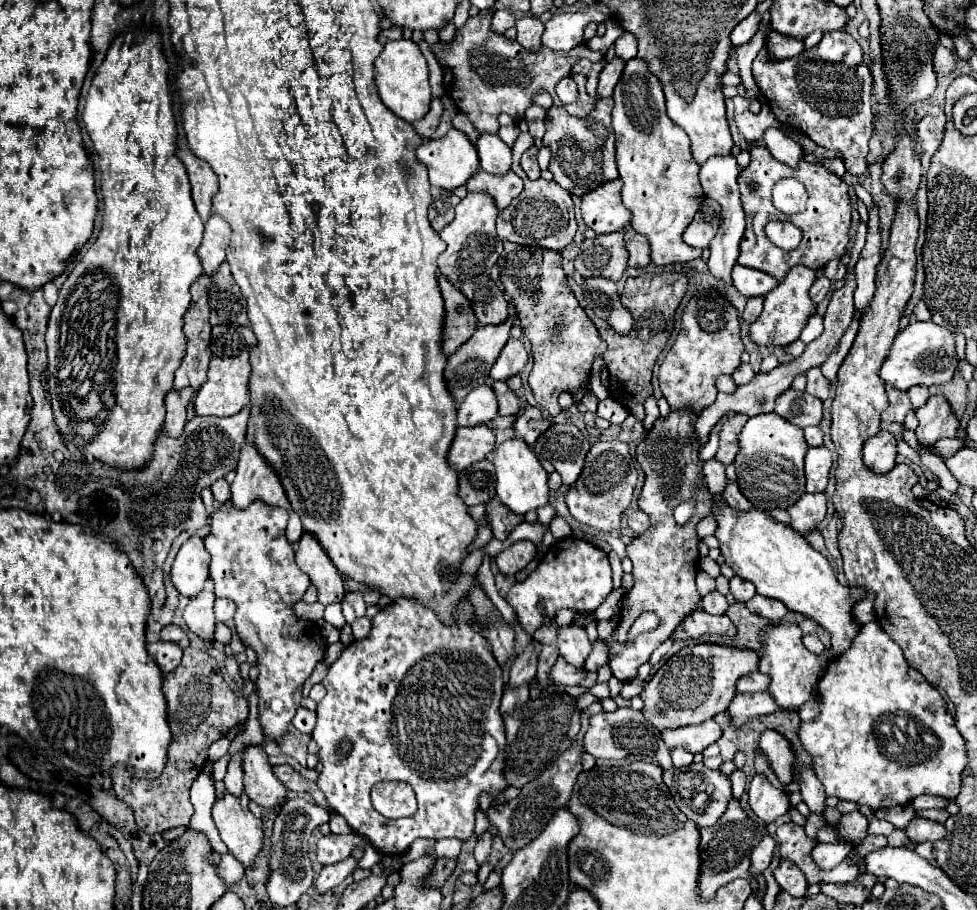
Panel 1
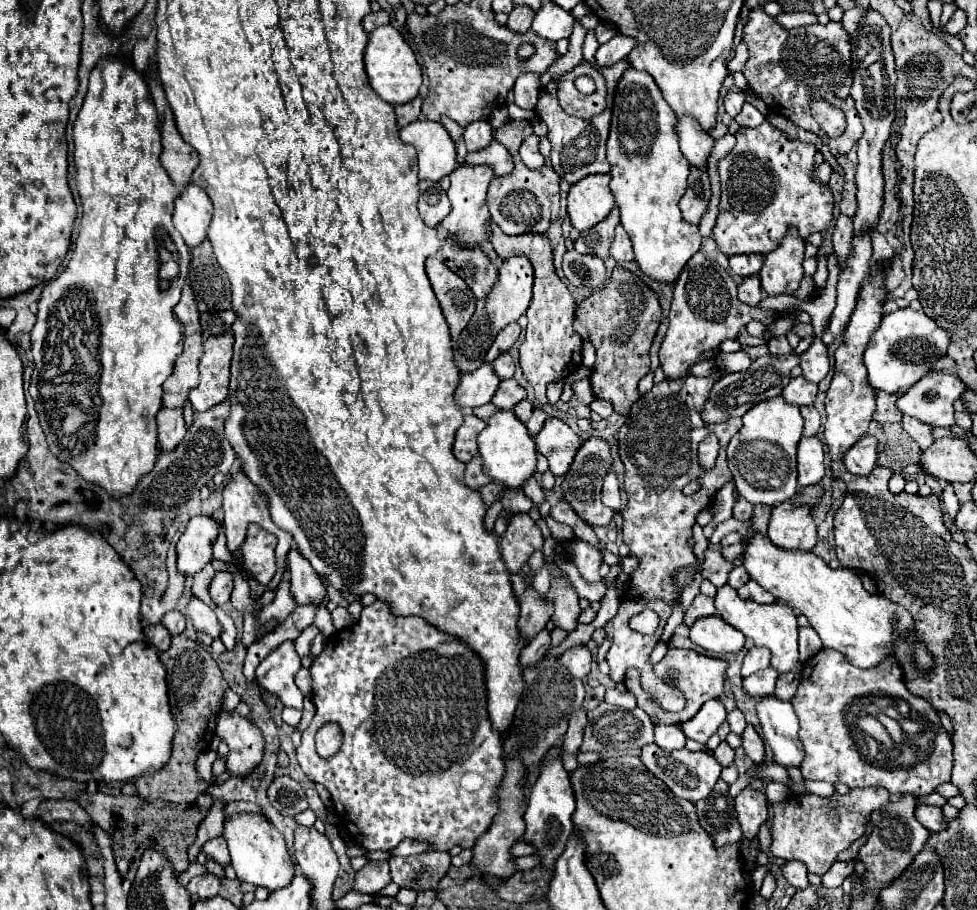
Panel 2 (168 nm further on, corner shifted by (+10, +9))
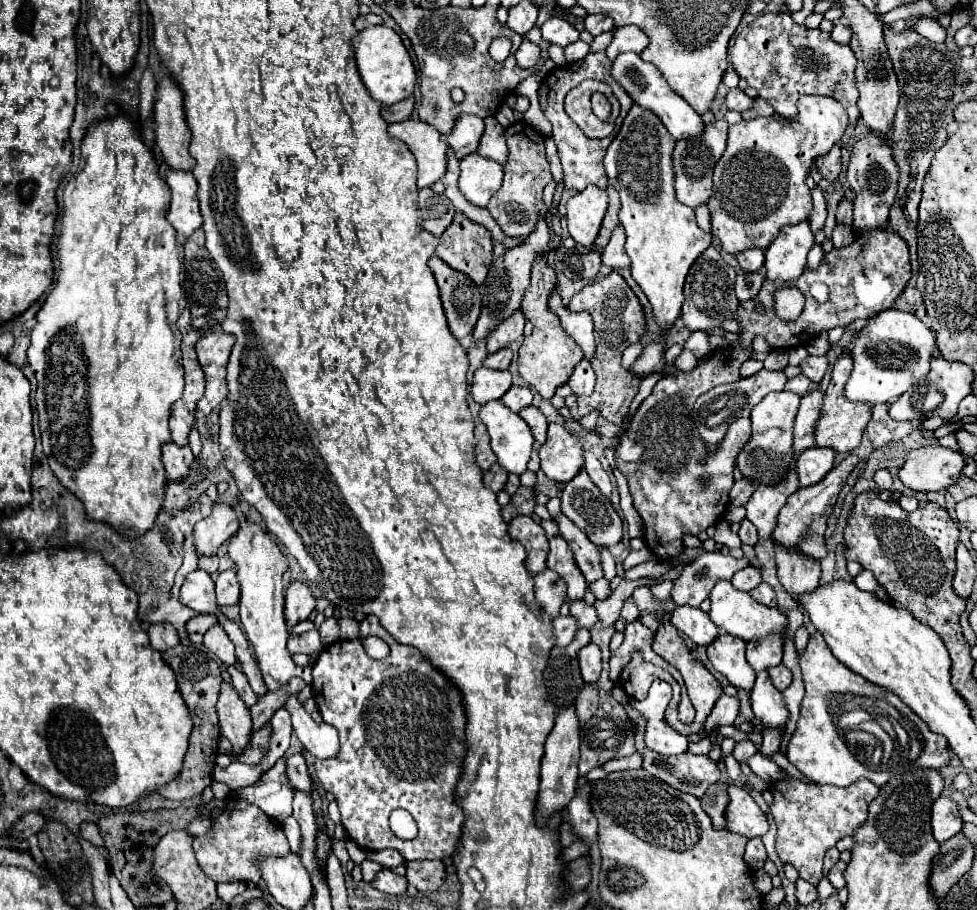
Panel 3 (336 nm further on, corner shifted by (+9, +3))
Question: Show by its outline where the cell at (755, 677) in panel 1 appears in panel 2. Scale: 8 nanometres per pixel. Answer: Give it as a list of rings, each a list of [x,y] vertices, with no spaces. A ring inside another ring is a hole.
[[[750,647],[746,657],[744,657],[744,665],[742,665],[742,675],[748,677],[760,669],[766,669],[770,665],[770,653],[766,651],[766,647]]]

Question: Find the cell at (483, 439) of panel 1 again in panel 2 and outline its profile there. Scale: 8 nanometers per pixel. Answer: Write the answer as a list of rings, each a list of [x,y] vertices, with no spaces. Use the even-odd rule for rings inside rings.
[[[466,415],[464,425],[458,429],[456,433],[456,441],[454,441],[454,455],[456,459],[468,463],[476,453],[478,453],[478,443],[476,437],[478,433],[486,427],[486,421],[478,419],[476,415]]]

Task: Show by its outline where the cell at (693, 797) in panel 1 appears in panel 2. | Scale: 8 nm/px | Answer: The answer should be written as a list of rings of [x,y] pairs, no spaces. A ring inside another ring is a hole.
[[[650,743],[648,747],[642,749],[640,759],[648,767],[648,771],[652,771],[658,779],[662,779],[672,789],[674,795],[690,799],[692,803],[706,799],[710,795],[710,791],[722,771],[720,763],[712,755],[702,753],[702,751],[688,751],[686,747],[680,751],[664,751],[656,743]]]

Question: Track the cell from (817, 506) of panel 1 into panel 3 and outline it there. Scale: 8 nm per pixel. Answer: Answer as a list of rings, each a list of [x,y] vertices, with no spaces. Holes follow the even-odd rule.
[[[773,541],[775,561],[777,561],[777,577],[785,591],[795,599],[803,591],[813,591],[819,585],[821,567],[819,561],[807,557],[805,553],[797,553],[795,549],[785,549]]]

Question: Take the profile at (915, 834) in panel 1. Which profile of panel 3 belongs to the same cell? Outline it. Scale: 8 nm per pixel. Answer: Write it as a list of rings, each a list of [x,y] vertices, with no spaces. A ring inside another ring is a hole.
[[[939,797],[933,807],[931,807],[931,827],[933,827],[933,837],[943,843],[951,837],[955,837],[961,831],[961,817],[959,817],[959,807],[947,797]]]

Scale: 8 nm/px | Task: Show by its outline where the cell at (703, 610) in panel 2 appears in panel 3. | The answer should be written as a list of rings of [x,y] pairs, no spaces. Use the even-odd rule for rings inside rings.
[[[675,607],[671,623],[697,645],[709,645],[719,635],[719,629],[711,621],[709,613],[699,607]]]

